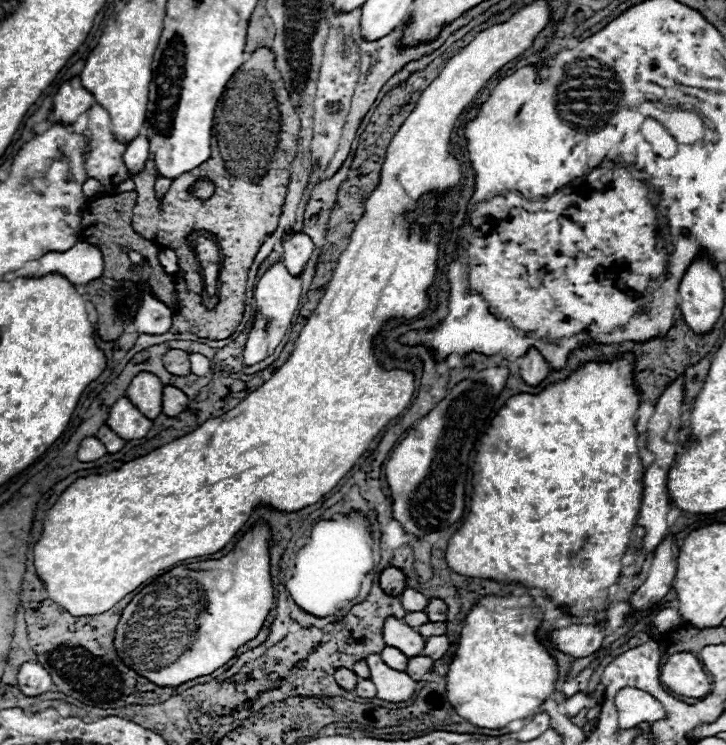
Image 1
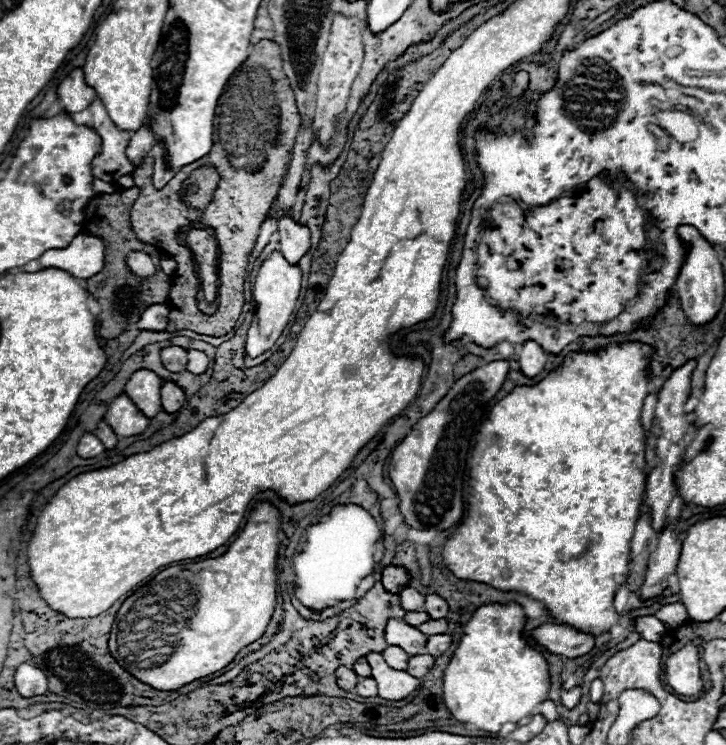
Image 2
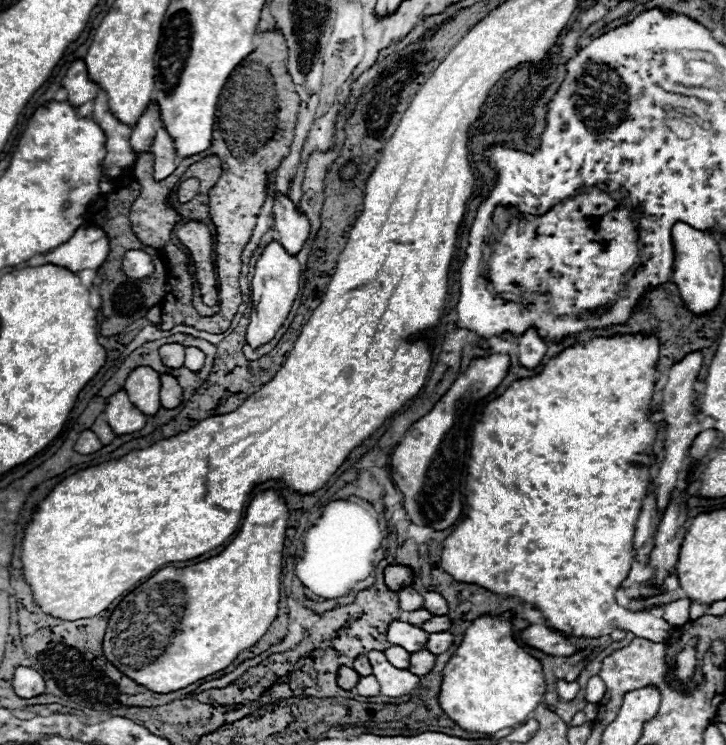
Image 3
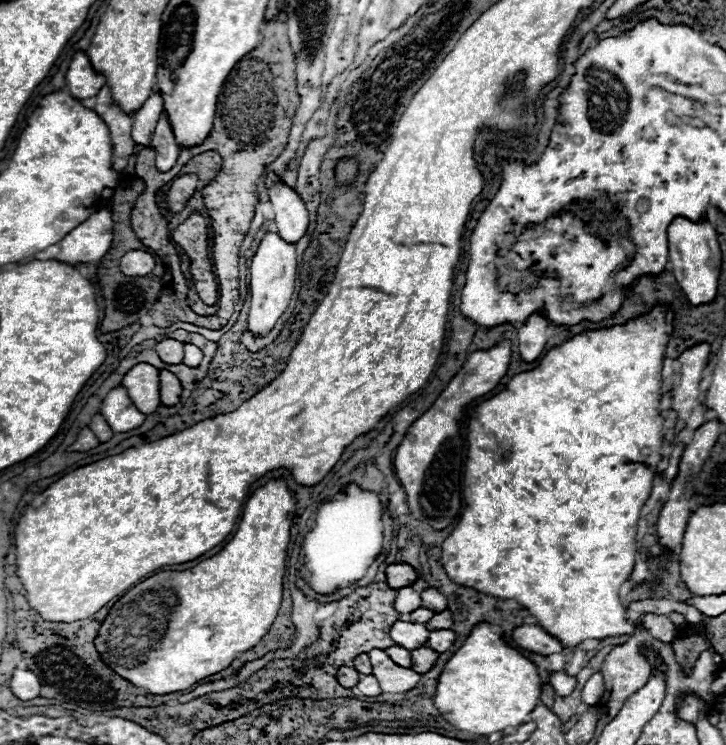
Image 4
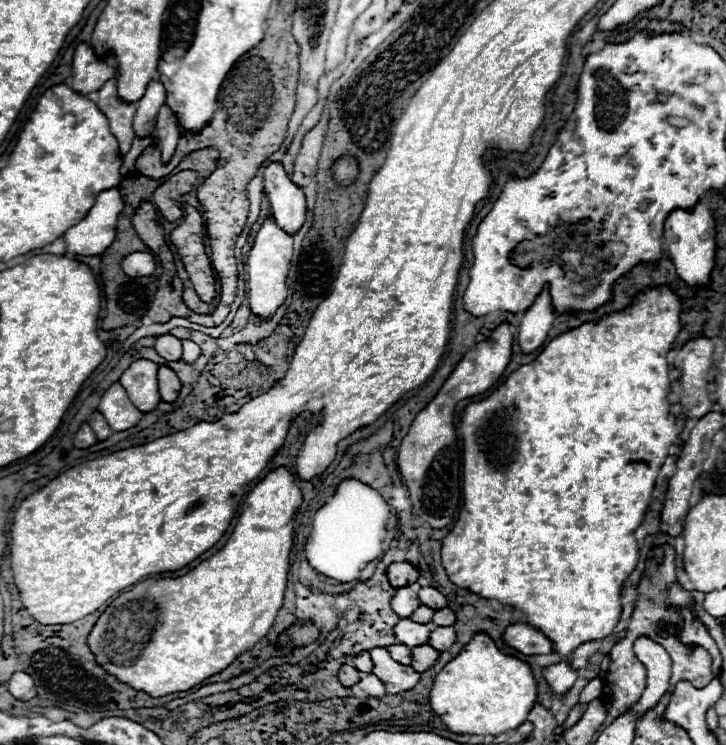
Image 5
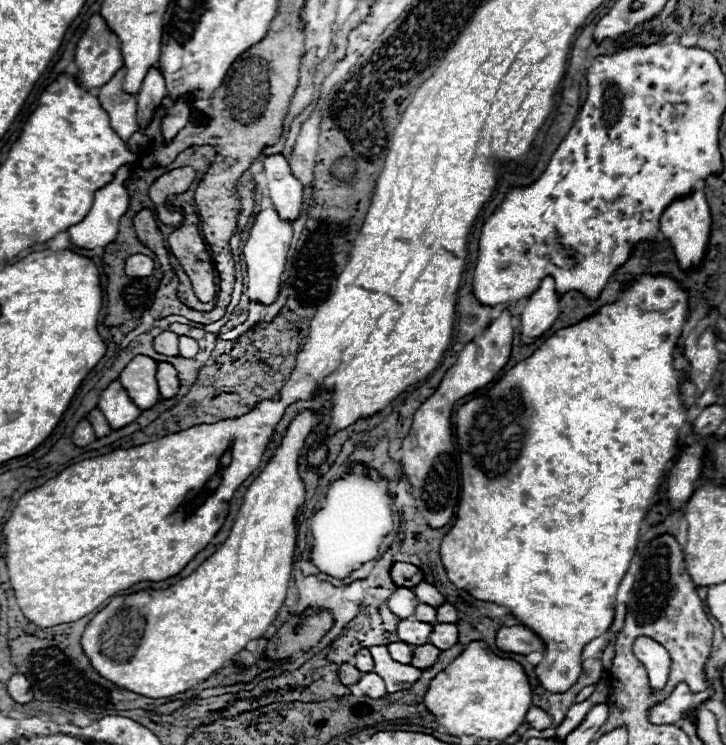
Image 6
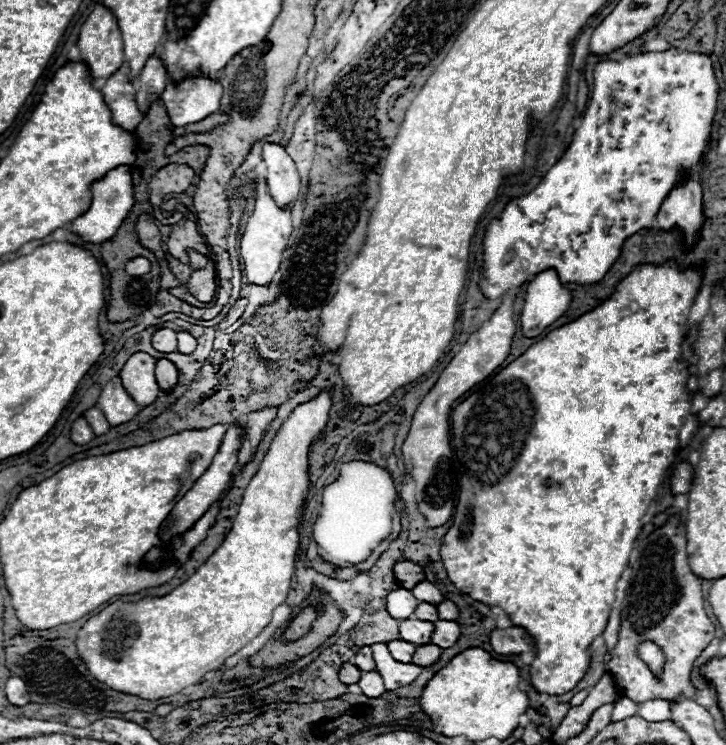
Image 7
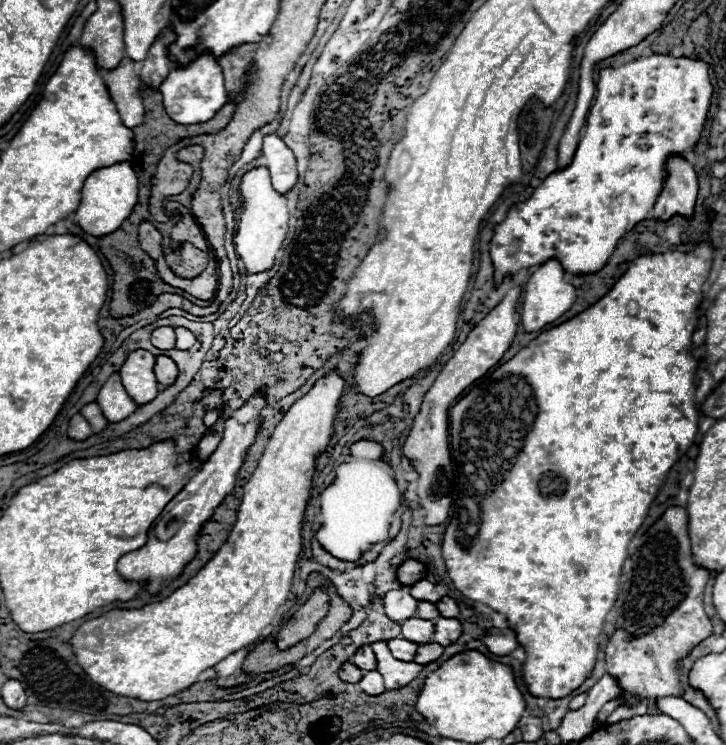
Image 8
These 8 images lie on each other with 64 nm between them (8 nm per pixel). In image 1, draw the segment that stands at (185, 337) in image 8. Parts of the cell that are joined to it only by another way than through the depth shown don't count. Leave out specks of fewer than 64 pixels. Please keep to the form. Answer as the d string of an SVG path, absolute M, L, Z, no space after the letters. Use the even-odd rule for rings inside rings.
M190 354L190 372L192 374L208 374L210 372L210 360L202 354Z

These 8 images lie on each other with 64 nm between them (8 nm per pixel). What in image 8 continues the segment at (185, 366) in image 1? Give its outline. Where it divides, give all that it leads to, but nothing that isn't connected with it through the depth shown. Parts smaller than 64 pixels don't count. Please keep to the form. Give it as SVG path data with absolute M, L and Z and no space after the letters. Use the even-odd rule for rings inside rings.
M160 326L152 332L152 344L156 348L162 348L162 350L170 350L174 348L174 342L176 342L176 336L174 336L174 328L172 326Z

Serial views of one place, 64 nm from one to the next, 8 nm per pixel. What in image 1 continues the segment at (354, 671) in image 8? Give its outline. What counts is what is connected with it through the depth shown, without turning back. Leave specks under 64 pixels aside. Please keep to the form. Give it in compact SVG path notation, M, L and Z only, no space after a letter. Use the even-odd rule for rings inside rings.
M348 668L336 670L334 678L336 678L336 684L338 684L340 688L344 688L344 690L354 690L354 686L356 686L356 682L358 682L358 676L356 676L352 670L348 670Z

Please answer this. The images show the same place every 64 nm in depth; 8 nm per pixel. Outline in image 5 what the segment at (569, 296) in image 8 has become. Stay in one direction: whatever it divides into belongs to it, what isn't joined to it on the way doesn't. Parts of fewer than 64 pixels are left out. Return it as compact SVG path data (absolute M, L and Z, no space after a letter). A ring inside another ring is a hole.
M544 286L544 290L538 294L536 302L524 312L520 320L520 332L518 342L522 352L534 352L548 336L548 330L552 328L556 318L556 312L552 308L550 298L550 286Z

